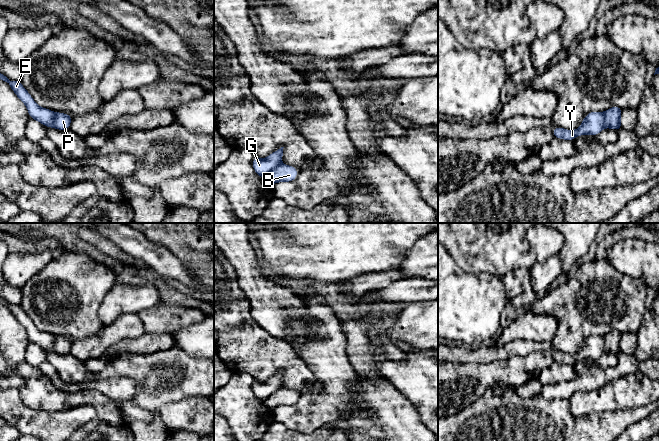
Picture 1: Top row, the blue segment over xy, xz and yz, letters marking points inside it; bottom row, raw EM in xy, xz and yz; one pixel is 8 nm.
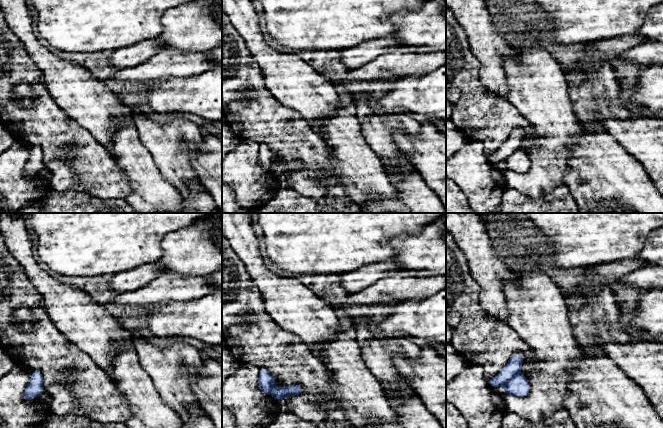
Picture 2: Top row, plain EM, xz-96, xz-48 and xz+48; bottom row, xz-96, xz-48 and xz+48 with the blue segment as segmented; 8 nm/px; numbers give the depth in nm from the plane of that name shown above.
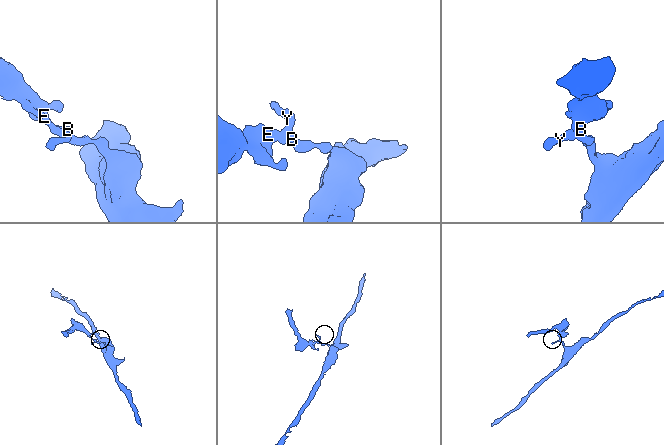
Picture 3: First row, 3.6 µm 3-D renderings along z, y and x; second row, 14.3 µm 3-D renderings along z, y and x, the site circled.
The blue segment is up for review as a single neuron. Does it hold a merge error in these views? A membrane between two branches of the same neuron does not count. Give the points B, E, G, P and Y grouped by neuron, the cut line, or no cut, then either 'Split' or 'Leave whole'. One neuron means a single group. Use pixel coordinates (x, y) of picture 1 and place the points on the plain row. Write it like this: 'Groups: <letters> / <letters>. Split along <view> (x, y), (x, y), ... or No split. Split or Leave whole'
Groups: B P / E G Y. Split along xz (280, 387), (262, 400). Split

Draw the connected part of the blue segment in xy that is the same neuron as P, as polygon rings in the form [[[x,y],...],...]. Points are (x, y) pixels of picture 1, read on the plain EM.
[[[54,336],[55,339],[55,353],[57,354],[68,354],[70,353],[70,347],[72,341],[70,338],[65,338],[61,336]]]

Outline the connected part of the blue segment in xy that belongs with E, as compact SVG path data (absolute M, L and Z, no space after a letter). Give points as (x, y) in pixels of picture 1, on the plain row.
M1 297L0 303L7 306L15 319L24 327L31 343L40 346L45 351L55 352L54 336L50 333L39 330L20 305L9 304Z

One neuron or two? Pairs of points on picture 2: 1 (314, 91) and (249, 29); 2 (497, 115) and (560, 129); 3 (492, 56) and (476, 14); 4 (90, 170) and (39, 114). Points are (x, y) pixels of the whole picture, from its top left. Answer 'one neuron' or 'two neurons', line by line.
1: one neuron
2: two neurons
3: one neuron
4: one neuron

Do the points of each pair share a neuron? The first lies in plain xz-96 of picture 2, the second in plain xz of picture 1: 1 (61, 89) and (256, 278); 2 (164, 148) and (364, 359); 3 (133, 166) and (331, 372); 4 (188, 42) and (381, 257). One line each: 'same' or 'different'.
1: same
2: same
3: same
4: different

